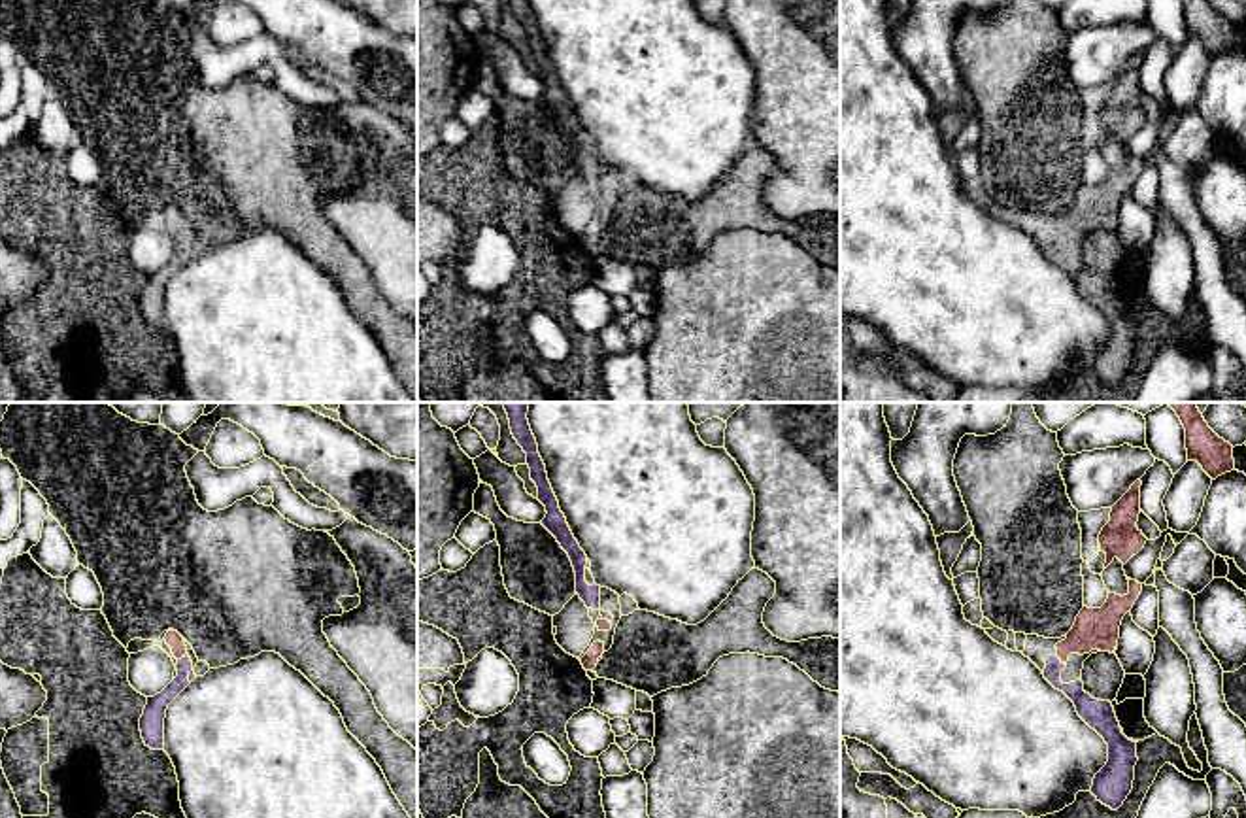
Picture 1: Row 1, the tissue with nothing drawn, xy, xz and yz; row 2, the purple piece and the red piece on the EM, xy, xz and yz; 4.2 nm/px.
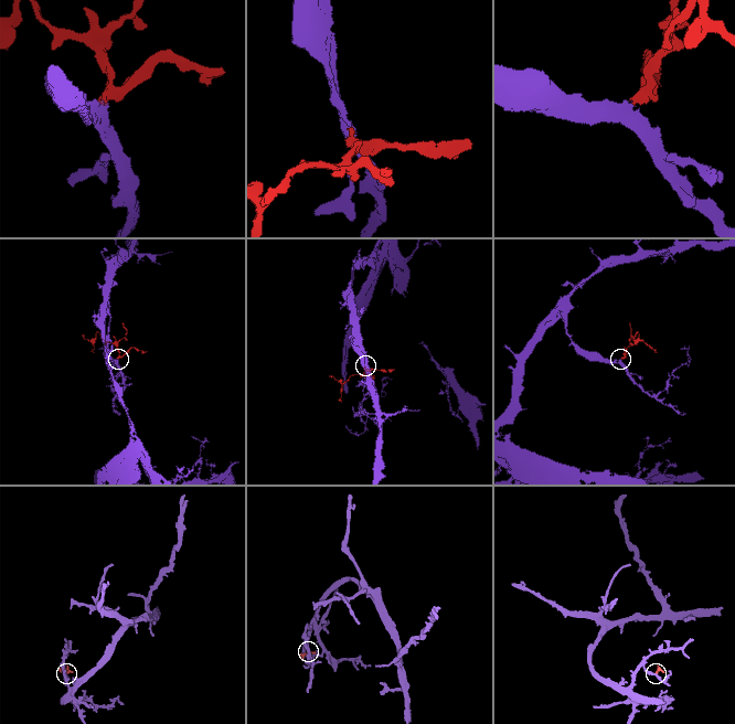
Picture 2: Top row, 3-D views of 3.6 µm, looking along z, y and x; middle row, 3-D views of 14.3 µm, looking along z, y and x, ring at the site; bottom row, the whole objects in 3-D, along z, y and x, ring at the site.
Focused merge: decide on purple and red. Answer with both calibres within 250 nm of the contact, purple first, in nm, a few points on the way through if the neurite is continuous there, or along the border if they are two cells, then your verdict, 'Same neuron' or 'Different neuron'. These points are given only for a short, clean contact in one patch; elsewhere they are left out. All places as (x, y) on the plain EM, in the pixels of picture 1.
Thickness 100 nm (purple) against 180 nm. Path across: yz (1088, 286), (1056, 257), (1060, 237), (1095, 204). Same neuron

